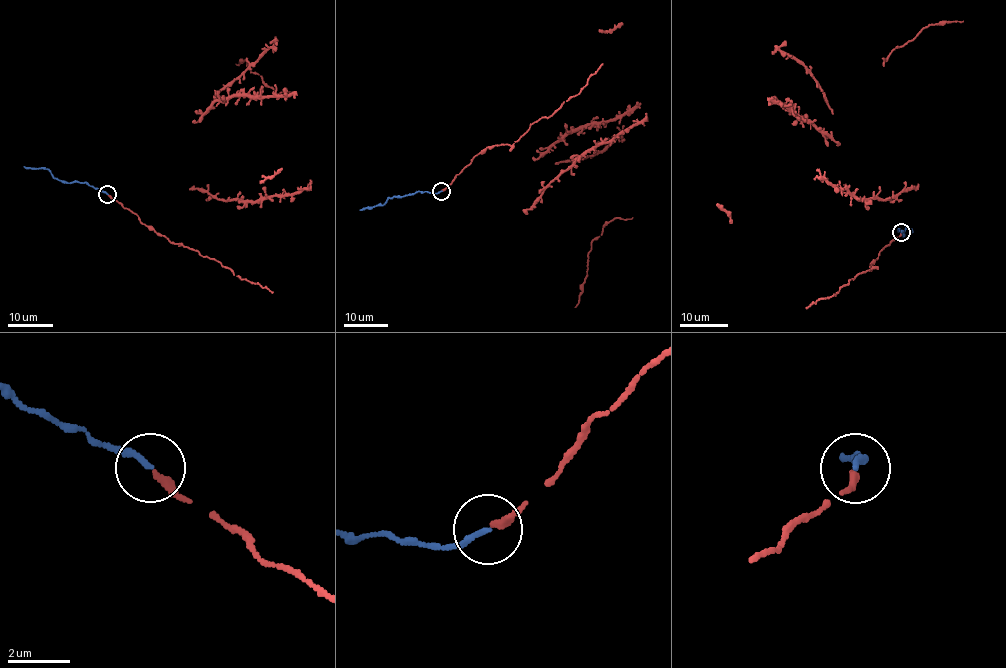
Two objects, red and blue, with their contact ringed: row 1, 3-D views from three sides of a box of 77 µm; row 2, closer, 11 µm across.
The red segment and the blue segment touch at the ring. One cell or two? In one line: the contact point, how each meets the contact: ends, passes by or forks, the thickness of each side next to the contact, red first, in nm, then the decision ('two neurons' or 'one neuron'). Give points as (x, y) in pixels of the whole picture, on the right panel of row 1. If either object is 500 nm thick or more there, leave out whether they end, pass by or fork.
place (901, 232); red ends; blue ends; calibres 240 and 180 nm; one neuron

